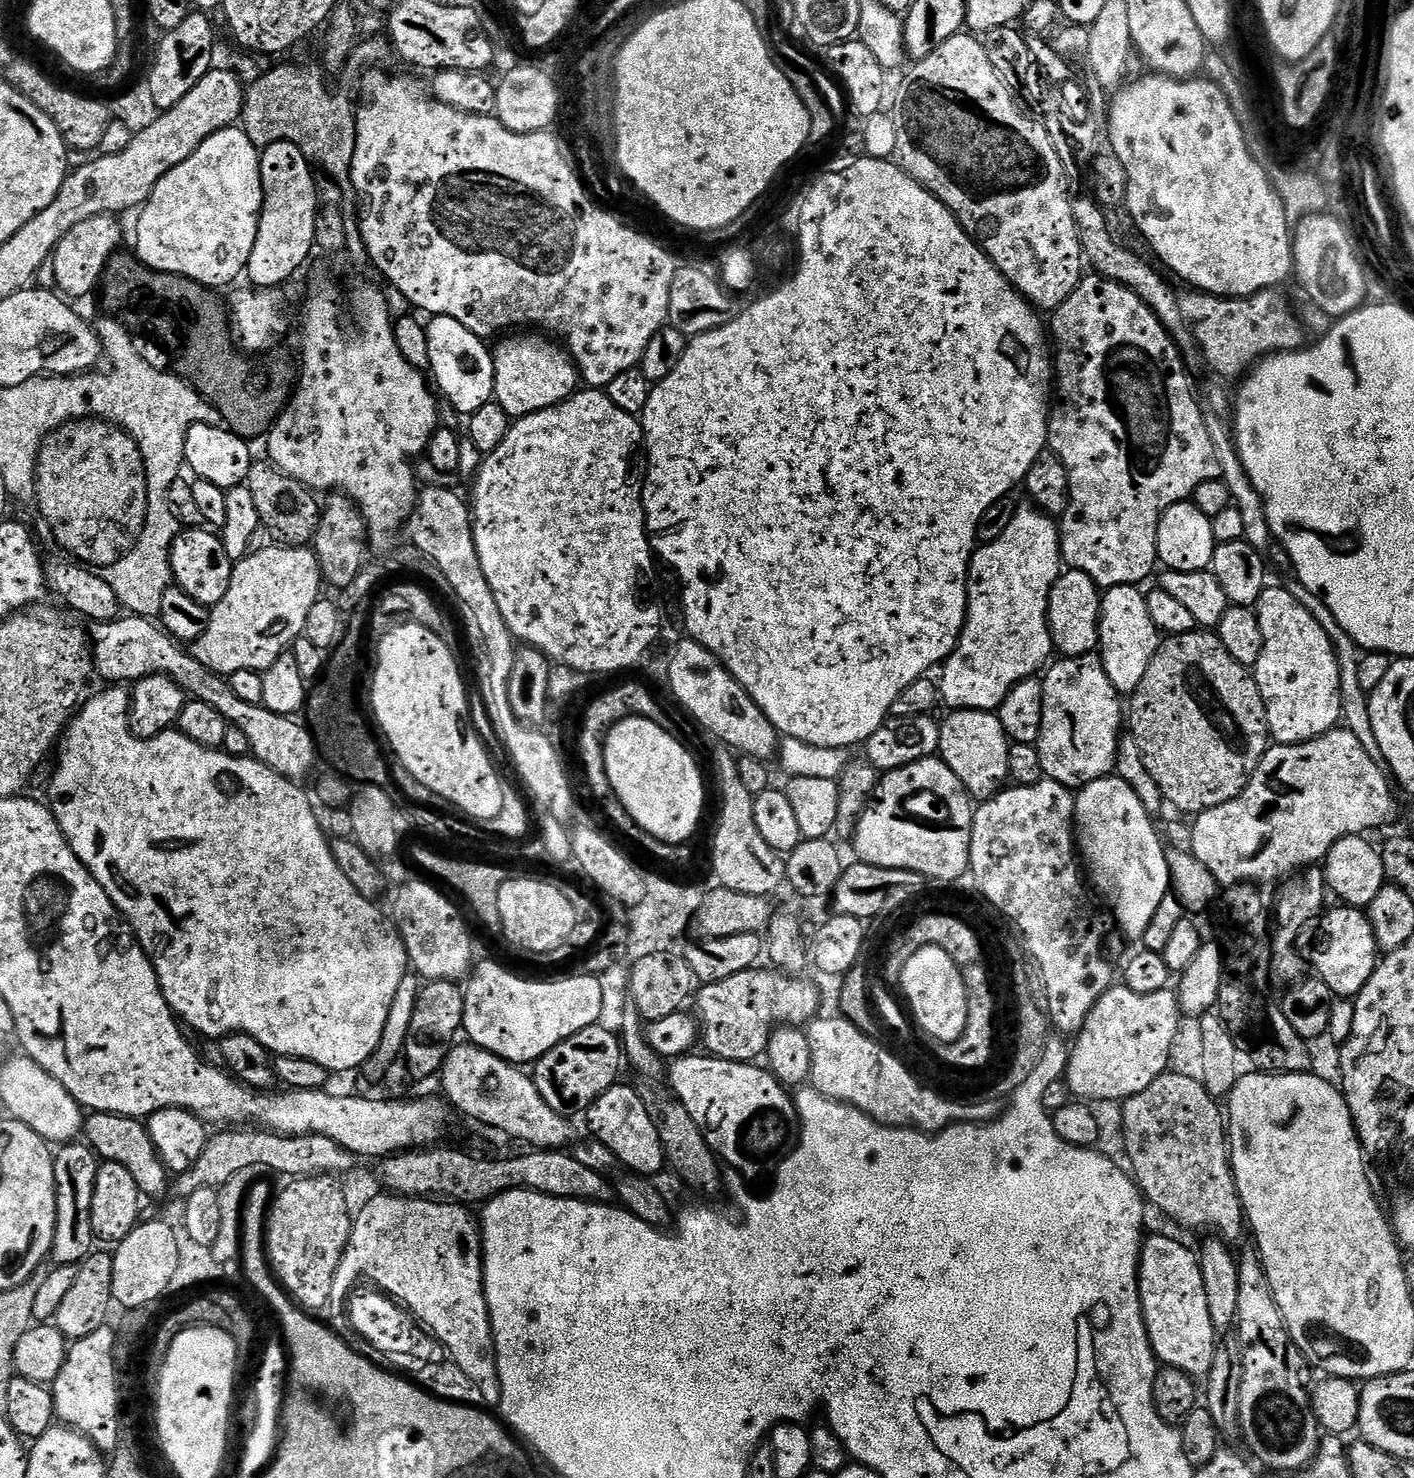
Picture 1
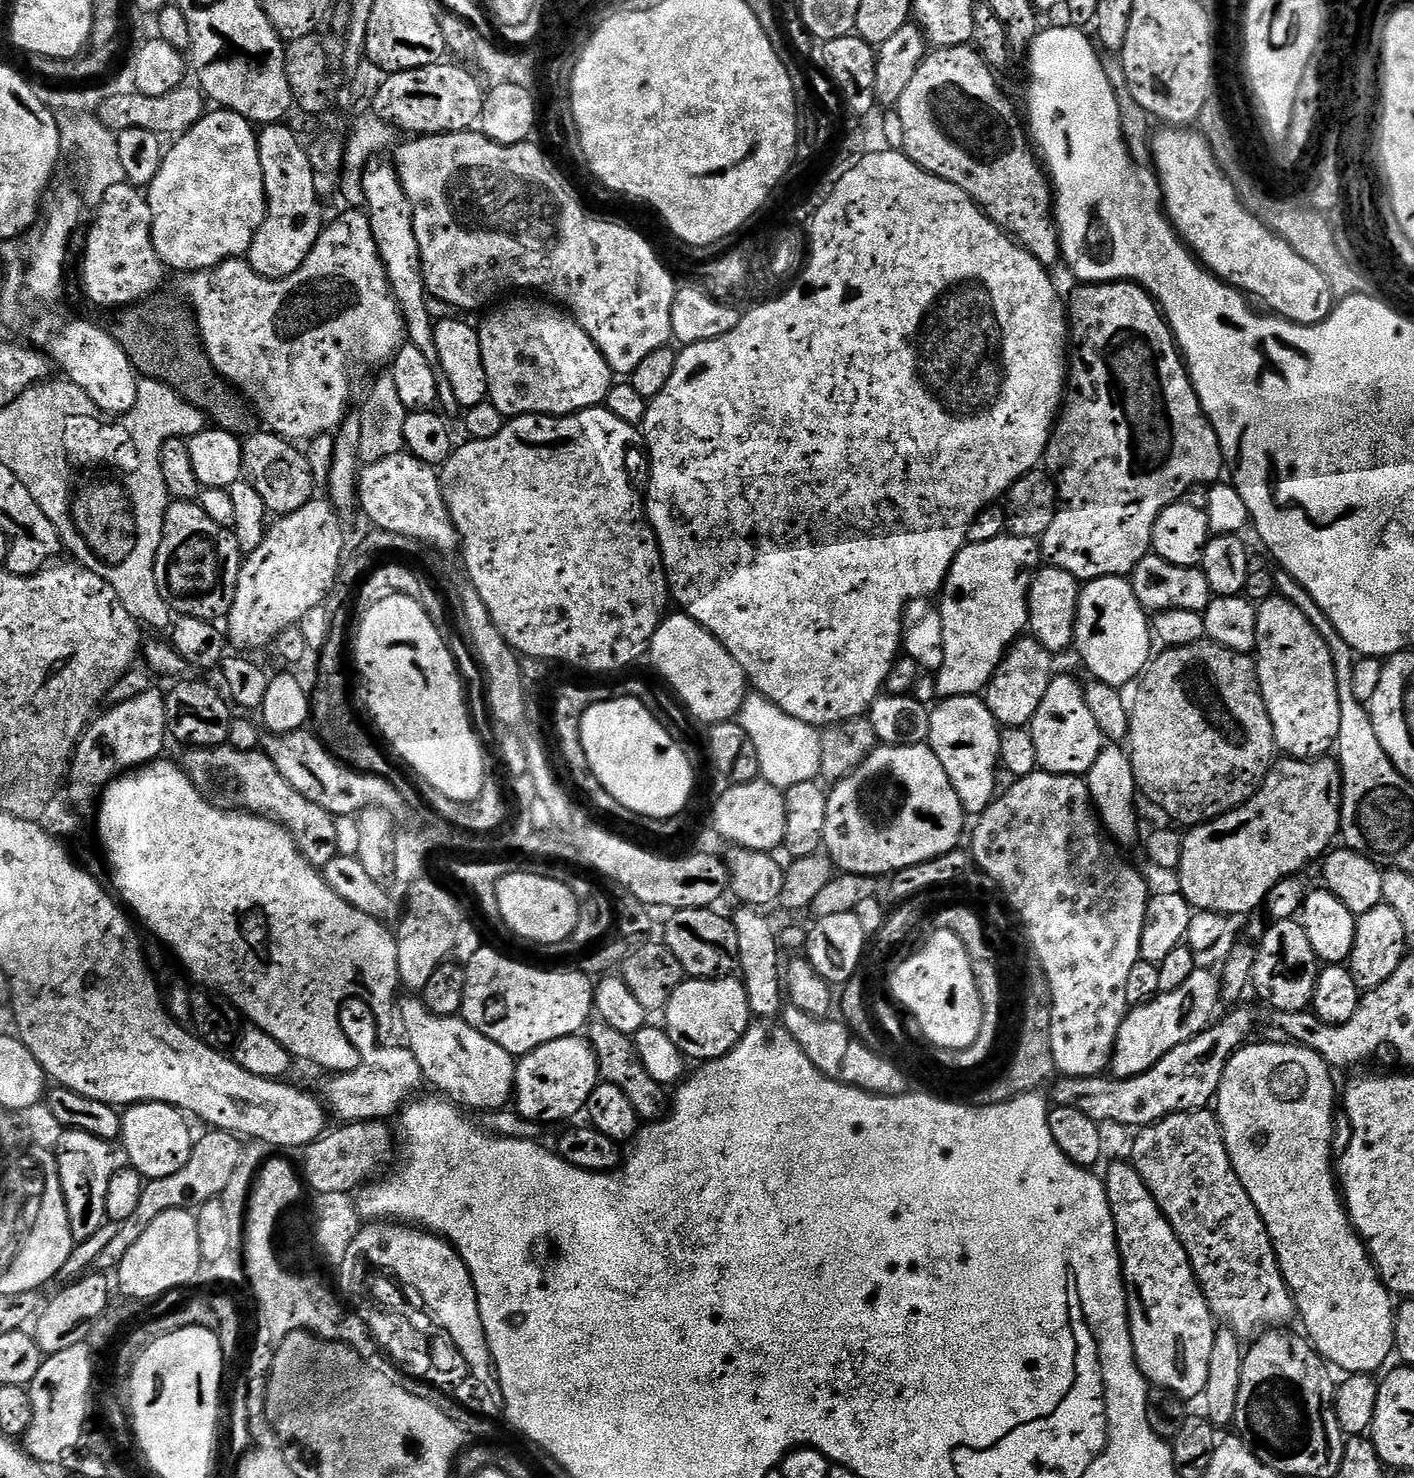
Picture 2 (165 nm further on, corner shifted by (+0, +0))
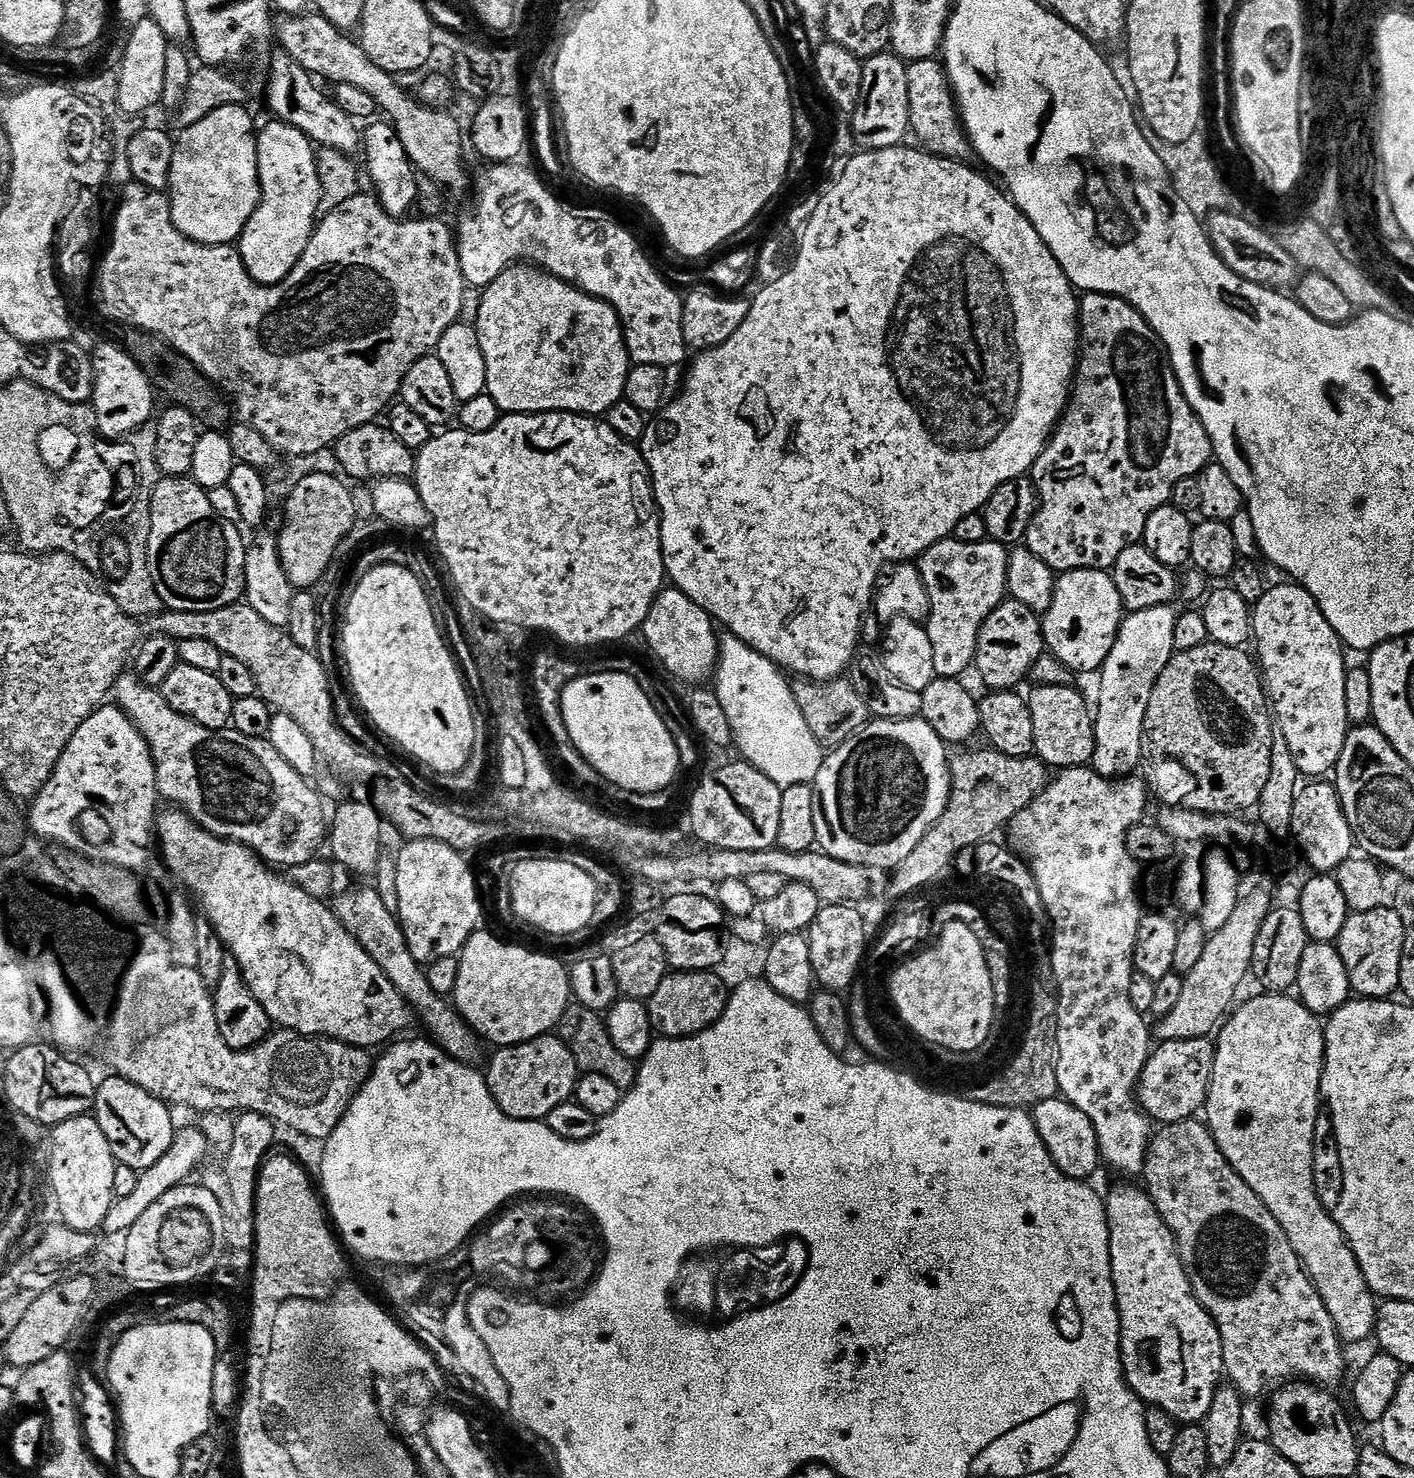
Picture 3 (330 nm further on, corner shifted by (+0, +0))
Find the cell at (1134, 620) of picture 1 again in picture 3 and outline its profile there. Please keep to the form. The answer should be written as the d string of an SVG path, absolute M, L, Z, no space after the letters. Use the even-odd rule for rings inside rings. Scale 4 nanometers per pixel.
M1083 568L1061 572L1054 590L1054 602L1050 602L1050 610L1042 616L1047 651L1054 653L1073 673L1095 673L1104 667L1125 615L1118 586L1114 586L1107 571Z

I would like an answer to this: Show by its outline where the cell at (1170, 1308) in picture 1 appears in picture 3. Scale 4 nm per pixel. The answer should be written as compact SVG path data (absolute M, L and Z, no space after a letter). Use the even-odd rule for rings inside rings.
M1132 1182L1116 1183L1120 1184L1114 1185L1113 1188L1109 1190L1108 1196L1106 1192L1106 1207L1108 1209L1108 1233L1110 1234L1110 1266L1112 1267L1112 1281L1114 1282L1114 1290L1116 1291L1116 1305L1118 1306L1118 1310L1120 1311L1120 1360L1122 1361L1122 1363L1124 1363L1124 1378L1128 1381L1128 1385L1132 1387L1133 1392L1135 1392L1136 1395L1144 1401L1145 1405L1166 1410L1166 1414L1170 1414L1181 1425L1200 1424L1206 1418L1206 1414L1210 1410L1210 1402L1214 1402L1214 1394L1216 1393L1216 1389L1221 1387L1222 1377L1225 1375L1224 1355L1222 1354L1222 1338L1218 1334L1218 1326L1212 1321L1212 1315L1207 1312L1206 1309L1203 1308L1203 1306L1201 1306L1201 1304L1198 1302L1198 1298L1193 1294L1190 1282L1186 1278L1186 1270L1184 1269L1182 1262L1180 1261L1180 1252L1176 1249L1176 1239L1174 1238L1174 1234L1170 1230L1170 1226L1166 1226L1166 1222L1162 1218L1162 1214L1158 1214L1158 1210L1154 1206L1152 1199L1150 1199L1150 1197L1148 1196L1147 1191L1145 1191L1145 1189L1140 1186L1137 1186L1137 1188L1135 1188L1135 1186L1132 1185L1135 1183Z

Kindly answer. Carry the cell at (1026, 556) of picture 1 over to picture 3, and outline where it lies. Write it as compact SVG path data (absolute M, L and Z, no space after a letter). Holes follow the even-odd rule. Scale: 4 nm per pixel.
M955 538L939 540L930 550L926 550L918 558L920 574L924 579L929 594L930 612L926 621L926 629L934 650L934 670L940 678L960 678L963 672L973 667L976 659L976 643L982 630L982 622L990 618L990 614L1006 599L1008 583L1009 549L996 540L983 540L977 544L958 542Z

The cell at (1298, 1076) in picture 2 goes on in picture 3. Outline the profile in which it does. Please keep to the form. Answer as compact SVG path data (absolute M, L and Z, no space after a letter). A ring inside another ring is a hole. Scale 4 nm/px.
M1260 995L1264 996L1256 996L1253 1000L1246 1001L1244 1005L1241 1003L1223 1021L1222 1027L1215 1037L1216 1057L1214 1058L1212 1081L1208 1087L1208 1103L1206 1105L1208 1116L1206 1115L1206 1123L1209 1130L1214 1134L1222 1154L1226 1154L1232 1169L1244 1179L1246 1186L1250 1186L1250 1190L1254 1190L1254 1194L1258 1194L1258 1198L1262 1198L1266 1210L1270 1210L1270 1214L1274 1214L1274 1218L1278 1218L1278 1226L1282 1226L1282 1230L1286 1230L1286 1238L1290 1238L1290 1246L1294 1246L1294 1254L1298 1254L1302 1266L1308 1271L1308 1277L1312 1279L1312 1285L1318 1290L1322 1302L1326 1302L1326 1310L1330 1310L1330 1318L1334 1320L1334 1326L1338 1330L1341 1341L1364 1340L1367 1336L1369 1339L1376 1331L1377 1297L1370 1290L1370 1286L1358 1266L1358 1258L1354 1258L1354 1250L1348 1244L1348 1240L1342 1234L1340 1227L1336 1224L1335 1215L1329 1209L1328 1212L1324 1209L1324 1204L1320 1201L1319 1194L1316 1193L1316 1172L1312 1169L1312 1159L1316 1156L1316 1148L1312 1145L1316 1140L1316 1119L1322 1116L1320 1083L1322 1082L1322 1070L1324 1069L1324 1024L1321 1017L1314 1015L1310 1010L1306 1010L1306 1006L1291 995Z

